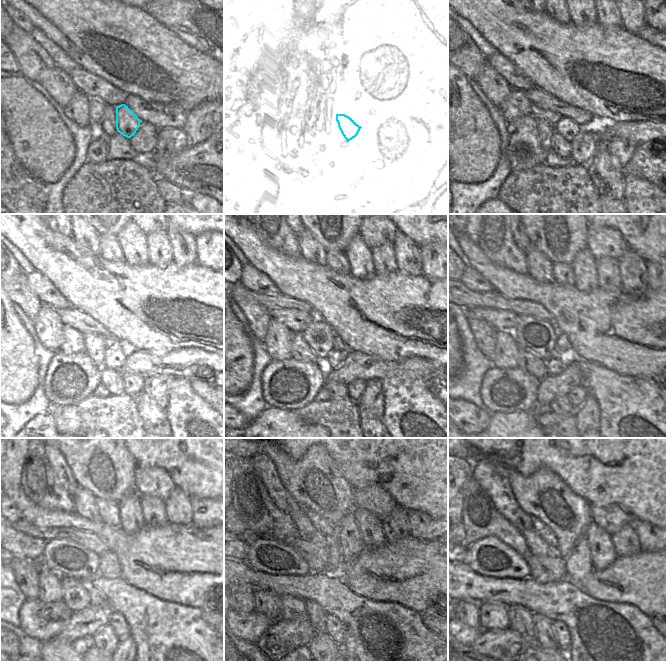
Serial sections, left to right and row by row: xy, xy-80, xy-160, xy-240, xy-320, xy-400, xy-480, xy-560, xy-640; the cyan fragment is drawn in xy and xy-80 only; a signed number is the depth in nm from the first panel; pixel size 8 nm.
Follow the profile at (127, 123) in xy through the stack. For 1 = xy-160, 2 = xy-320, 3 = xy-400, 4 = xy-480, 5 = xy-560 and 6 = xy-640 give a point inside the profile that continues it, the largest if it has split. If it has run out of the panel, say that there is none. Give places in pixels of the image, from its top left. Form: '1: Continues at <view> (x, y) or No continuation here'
1: Continues at xy-160 (565, 127)
2: Continues at xy-320 (334, 358)
3: Continues at xy-400 (554, 365)
4: Continues at xy-480 (97, 598)
5: Continues at xy-560 (317, 616)
6: Continues at xy-640 (543, 626)

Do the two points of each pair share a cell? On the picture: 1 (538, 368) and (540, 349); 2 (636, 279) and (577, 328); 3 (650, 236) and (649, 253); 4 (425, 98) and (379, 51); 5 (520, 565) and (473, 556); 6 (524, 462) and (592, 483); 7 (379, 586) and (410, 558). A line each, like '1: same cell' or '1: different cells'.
1: different cells
2: different cells
3: same cell
4: same cell
5: same cell
6: same cell
7: same cell

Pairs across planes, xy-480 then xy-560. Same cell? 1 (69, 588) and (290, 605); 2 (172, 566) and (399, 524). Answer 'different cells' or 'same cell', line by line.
1: same cell
2: different cells

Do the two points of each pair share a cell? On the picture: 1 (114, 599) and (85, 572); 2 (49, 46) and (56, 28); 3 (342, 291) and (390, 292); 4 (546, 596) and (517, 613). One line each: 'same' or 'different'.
1: different
2: different
3: same
4: different

